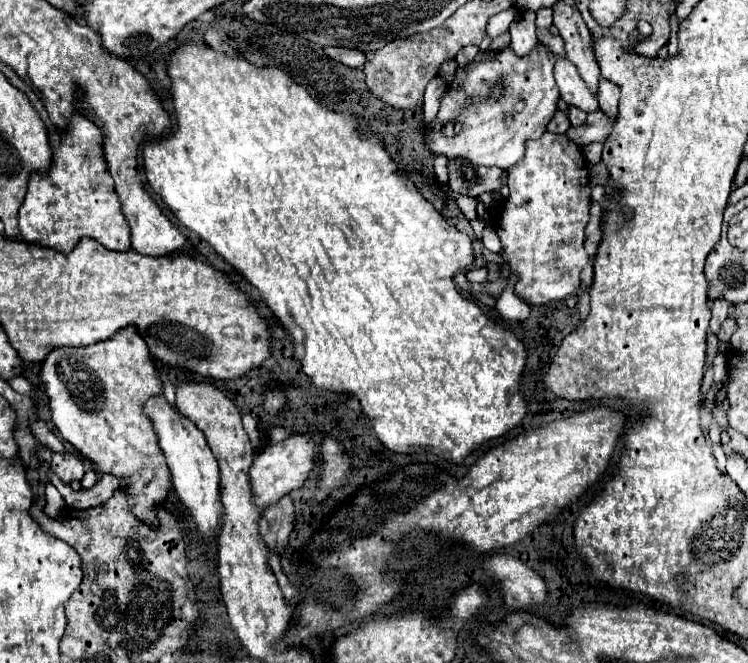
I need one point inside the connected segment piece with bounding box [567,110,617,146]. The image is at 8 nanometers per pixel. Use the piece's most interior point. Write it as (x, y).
(598, 126)

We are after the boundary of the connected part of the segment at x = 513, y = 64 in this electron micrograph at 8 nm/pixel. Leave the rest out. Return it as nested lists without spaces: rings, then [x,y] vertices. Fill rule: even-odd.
[[[539,44],[535,50],[531,50],[523,58],[515,56],[509,48],[505,48],[497,54],[489,54],[489,52],[479,54],[467,68],[457,70],[455,80],[449,84],[447,92],[443,94],[439,116],[431,124],[431,142],[427,144],[427,148],[433,154],[443,154],[447,158],[463,156],[463,158],[471,160],[473,164],[499,166],[499,168],[505,170],[505,168],[517,164],[523,158],[527,140],[539,138],[545,132],[547,120],[551,120],[551,112],[557,110],[557,100],[559,100],[559,90],[557,90],[557,84],[555,84],[555,78],[553,78],[553,54],[547,46]],[[519,98],[525,100],[525,108],[519,114],[513,114],[513,122],[507,126],[503,122],[503,118],[509,112],[513,112],[513,104]],[[451,120],[463,124],[463,130],[459,134],[445,134],[445,126]]]

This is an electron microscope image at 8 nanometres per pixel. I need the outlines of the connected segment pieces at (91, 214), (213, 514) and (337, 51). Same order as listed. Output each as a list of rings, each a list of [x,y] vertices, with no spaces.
[[[73,114],[59,150],[53,152],[53,166],[45,176],[31,176],[27,196],[19,208],[21,238],[29,244],[69,254],[81,238],[93,238],[107,250],[129,252],[129,224],[125,222],[111,176],[99,148],[101,130],[89,118]]]
[[[151,396],[145,404],[143,404],[143,414],[151,420],[157,440],[159,440],[159,448],[165,454],[167,466],[171,470],[173,476],[173,486],[177,490],[179,500],[187,506],[187,510],[193,514],[199,534],[209,540],[215,548],[215,536],[221,528],[219,520],[221,520],[221,504],[219,504],[219,468],[217,468],[217,460],[213,458],[203,432],[193,424],[193,420],[189,420],[187,416],[183,416],[177,406],[171,406],[167,402],[165,396]]]
[[[325,48],[325,54],[335,60],[335,62],[341,62],[349,68],[359,68],[363,70],[365,66],[365,54],[359,52],[359,50],[353,50],[353,48]]]

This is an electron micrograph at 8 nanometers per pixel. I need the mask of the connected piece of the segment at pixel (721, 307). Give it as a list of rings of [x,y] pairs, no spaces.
[[[715,300],[711,304],[711,312],[713,312],[713,318],[711,318],[711,330],[717,334],[719,332],[719,326],[721,322],[727,320],[727,314],[729,314],[729,304],[725,300]]]

